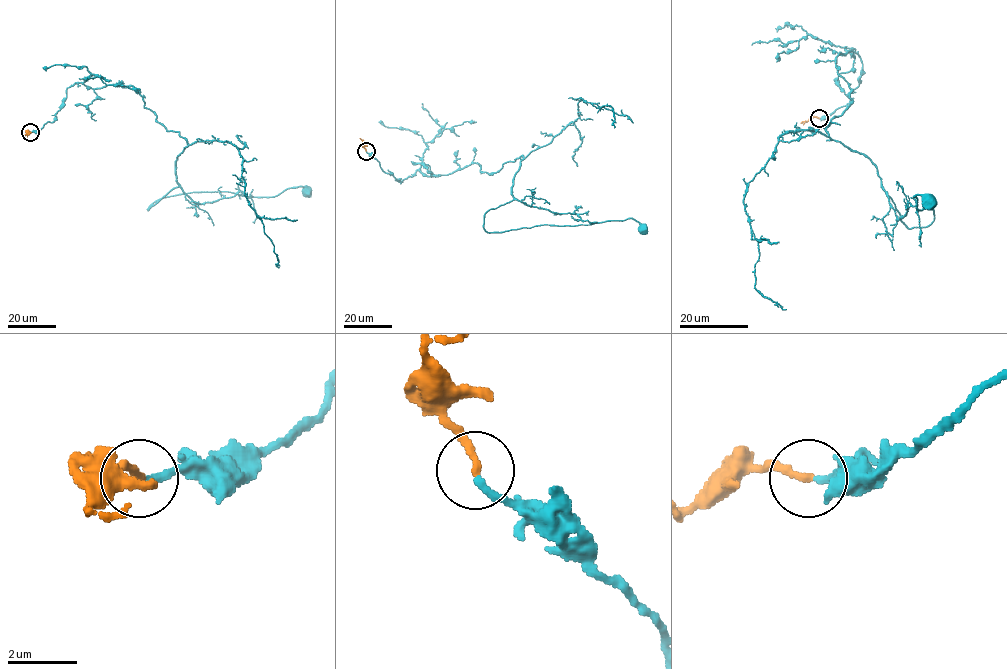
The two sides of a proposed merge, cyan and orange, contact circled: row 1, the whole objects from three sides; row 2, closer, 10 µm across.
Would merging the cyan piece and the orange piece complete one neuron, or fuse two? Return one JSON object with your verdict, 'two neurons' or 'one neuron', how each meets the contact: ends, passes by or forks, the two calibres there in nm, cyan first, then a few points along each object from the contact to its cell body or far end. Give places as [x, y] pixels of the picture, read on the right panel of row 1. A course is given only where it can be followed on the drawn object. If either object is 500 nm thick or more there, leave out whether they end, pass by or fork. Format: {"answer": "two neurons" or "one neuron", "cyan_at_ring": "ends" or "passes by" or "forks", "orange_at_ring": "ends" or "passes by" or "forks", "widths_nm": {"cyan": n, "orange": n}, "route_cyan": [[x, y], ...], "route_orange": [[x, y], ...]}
{"answer": "one neuron", "cyan_at_ring": "ends", "orange_at_ring": "ends", "widths_nm": {"cyan": 220, "orange": 220}, "route_cyan": [[820, 118], [850, 104], [854, 48], [829, 136], [909, 228], [934, 220], [914, 196], [931, 201]], "route_orange": [[819, 118], [811, 117], [801, 123]]}

